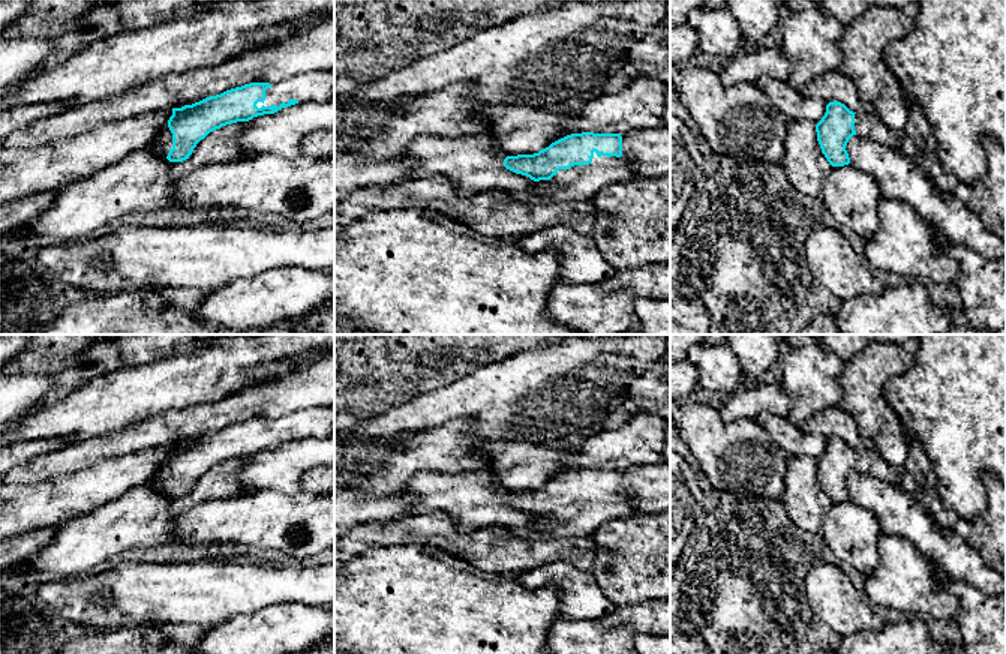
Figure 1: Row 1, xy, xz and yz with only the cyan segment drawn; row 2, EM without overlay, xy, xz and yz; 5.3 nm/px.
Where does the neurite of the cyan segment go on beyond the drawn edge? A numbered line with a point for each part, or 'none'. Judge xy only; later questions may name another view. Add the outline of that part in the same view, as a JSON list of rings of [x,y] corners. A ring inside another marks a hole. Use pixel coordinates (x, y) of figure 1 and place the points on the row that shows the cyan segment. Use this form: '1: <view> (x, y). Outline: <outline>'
1: xy (320, 86). Outline: [[[321,70],[316,74],[303,74],[286,81],[273,84],[265,90],[265,100],[258,102],[256,106],[279,106],[289,99],[298,102],[324,100],[334,96],[334,72]]]

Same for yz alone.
1: yz (867, 123). Outline: [[[868,111],[856,112],[853,126],[856,135],[868,136],[886,147],[900,150],[904,140],[903,134],[892,132],[883,120]]]

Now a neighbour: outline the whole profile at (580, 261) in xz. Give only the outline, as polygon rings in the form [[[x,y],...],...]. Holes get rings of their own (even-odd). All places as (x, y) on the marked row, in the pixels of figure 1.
[[[547,226],[517,238],[517,243],[529,254],[559,252],[561,282],[600,282],[616,272],[603,258],[592,236],[582,234],[571,226]]]

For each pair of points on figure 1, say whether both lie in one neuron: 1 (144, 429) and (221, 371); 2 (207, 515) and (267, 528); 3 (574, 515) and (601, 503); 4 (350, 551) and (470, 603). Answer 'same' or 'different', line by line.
1: different
2: same
3: same
4: different

